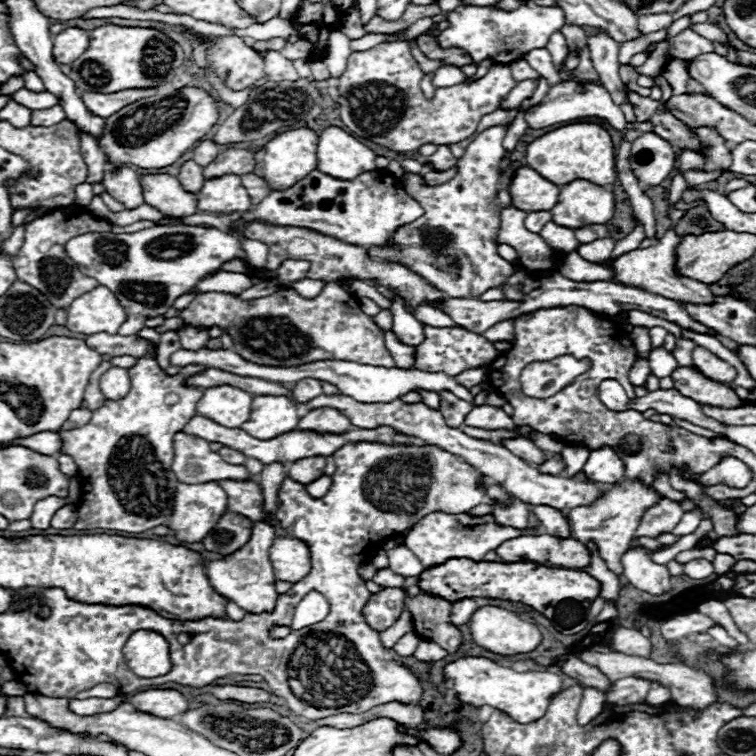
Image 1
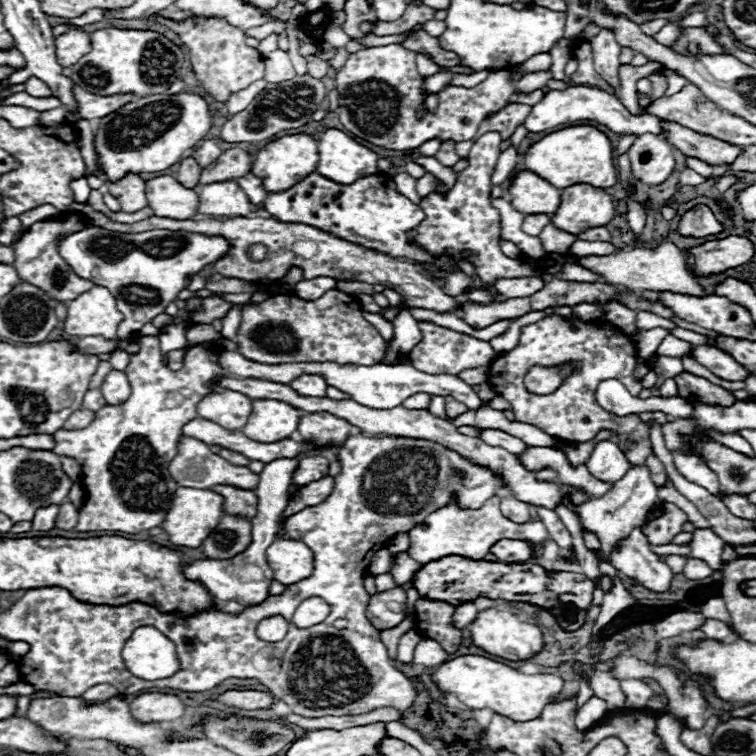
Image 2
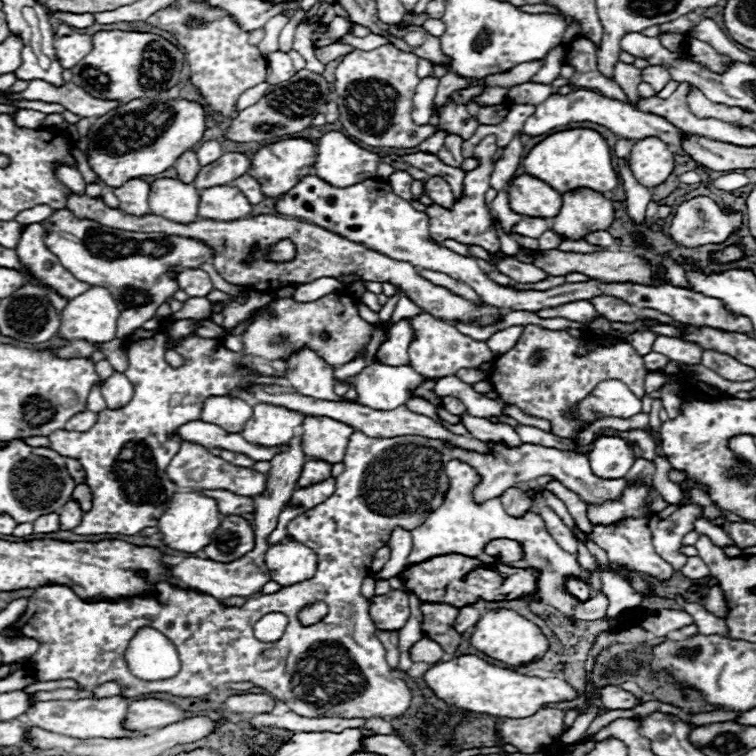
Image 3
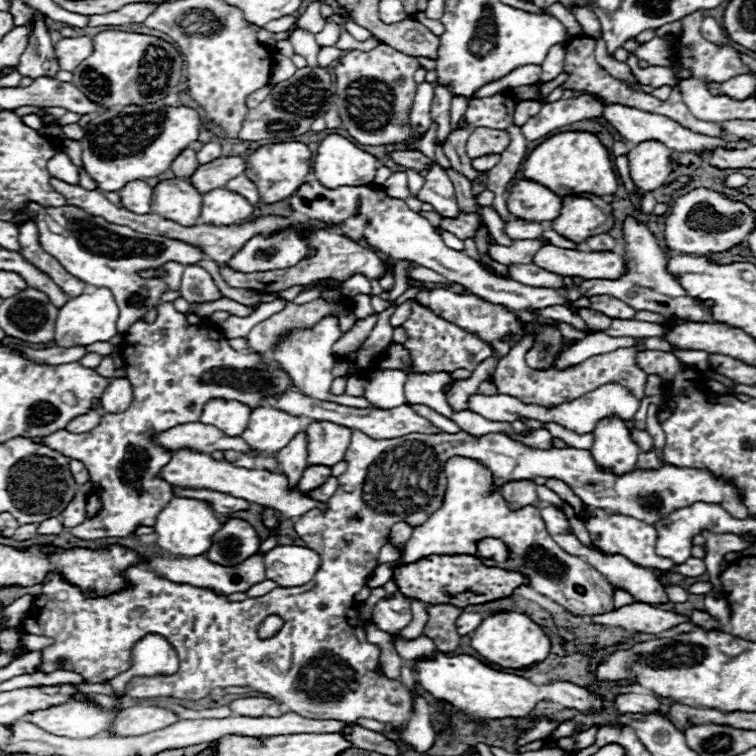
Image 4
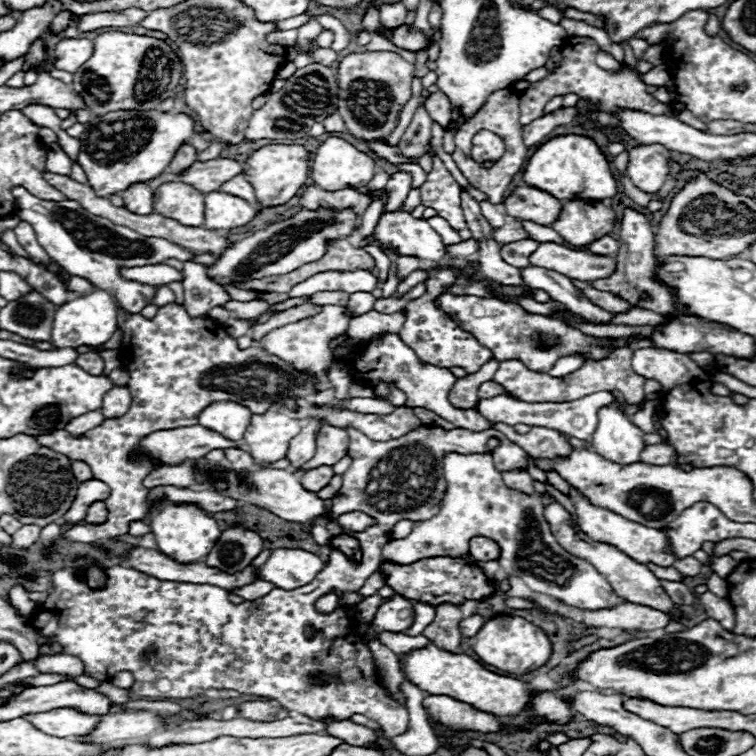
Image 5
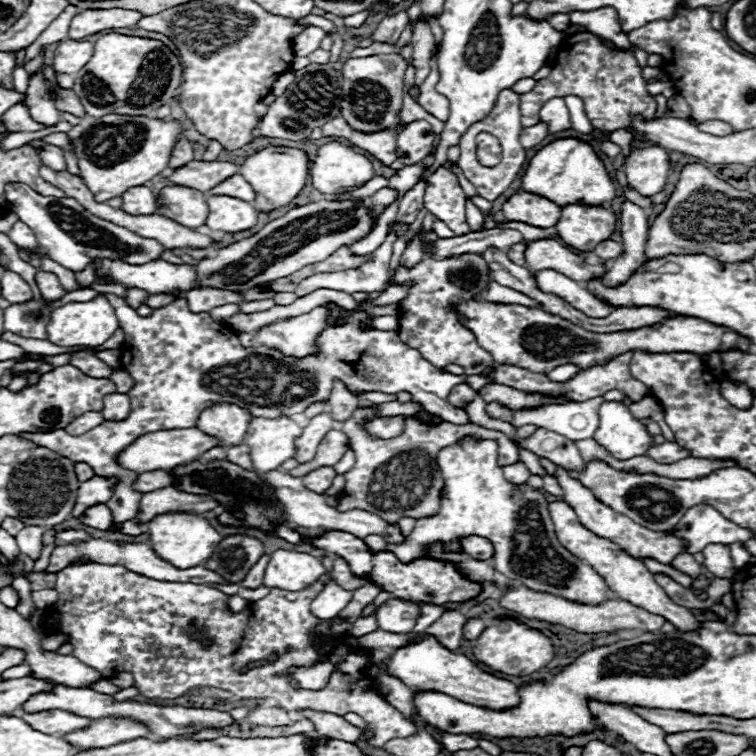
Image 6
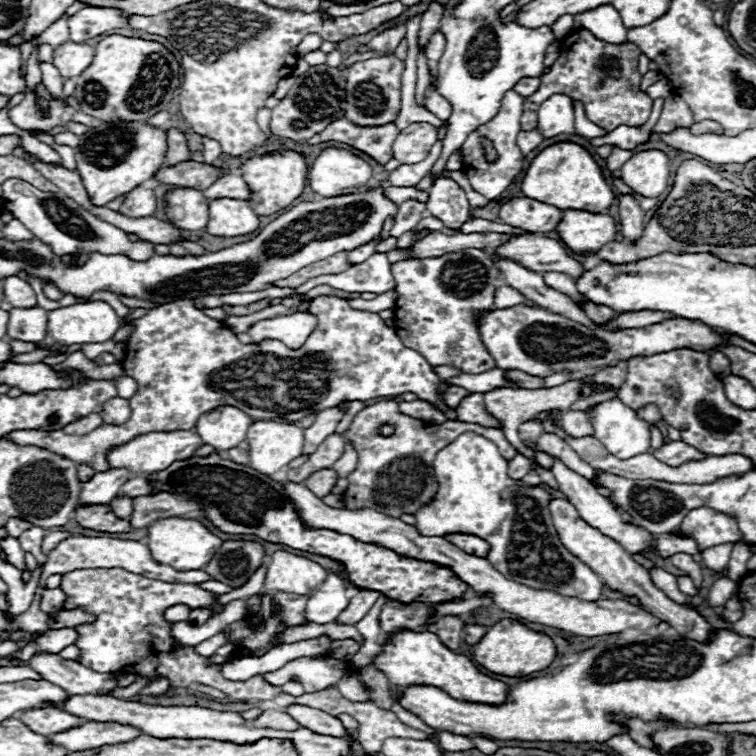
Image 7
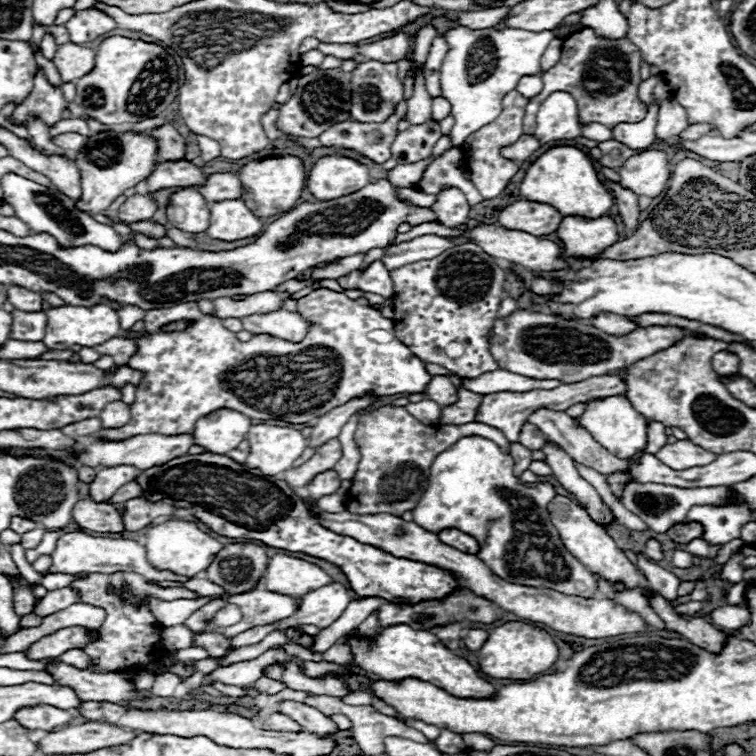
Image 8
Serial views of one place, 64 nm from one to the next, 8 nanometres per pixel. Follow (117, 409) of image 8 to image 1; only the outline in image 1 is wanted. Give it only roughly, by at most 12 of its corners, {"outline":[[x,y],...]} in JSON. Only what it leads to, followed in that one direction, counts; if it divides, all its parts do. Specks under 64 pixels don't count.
{"outline":[[108,368],[100,388],[108,400],[118,400],[130,390],[128,370]]}

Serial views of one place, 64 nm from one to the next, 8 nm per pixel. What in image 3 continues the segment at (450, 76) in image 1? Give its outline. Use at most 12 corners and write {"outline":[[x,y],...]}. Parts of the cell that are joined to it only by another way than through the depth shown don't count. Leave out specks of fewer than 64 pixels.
{"outline":[[428,76],[418,84],[412,120],[428,124],[440,78]]}

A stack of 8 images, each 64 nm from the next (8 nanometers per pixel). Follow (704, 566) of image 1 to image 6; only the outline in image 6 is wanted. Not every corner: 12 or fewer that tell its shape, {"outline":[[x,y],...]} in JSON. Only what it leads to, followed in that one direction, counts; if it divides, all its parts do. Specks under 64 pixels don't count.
{"outline":[[692,554],[672,560],[676,570],[696,578],[702,570]]}

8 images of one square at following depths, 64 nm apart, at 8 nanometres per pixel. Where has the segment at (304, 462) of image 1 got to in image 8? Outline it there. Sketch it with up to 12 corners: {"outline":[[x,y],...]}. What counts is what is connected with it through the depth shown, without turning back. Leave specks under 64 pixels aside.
{"outline":[[334,470],[316,474],[306,486],[314,500],[334,494],[340,478]]}

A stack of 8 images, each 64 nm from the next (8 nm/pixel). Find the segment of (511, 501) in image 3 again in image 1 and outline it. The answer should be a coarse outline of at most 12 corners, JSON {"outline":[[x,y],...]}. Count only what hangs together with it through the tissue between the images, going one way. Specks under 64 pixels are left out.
{"outline":[[514,500],[496,508],[494,520],[502,526],[524,530],[528,504]]}

